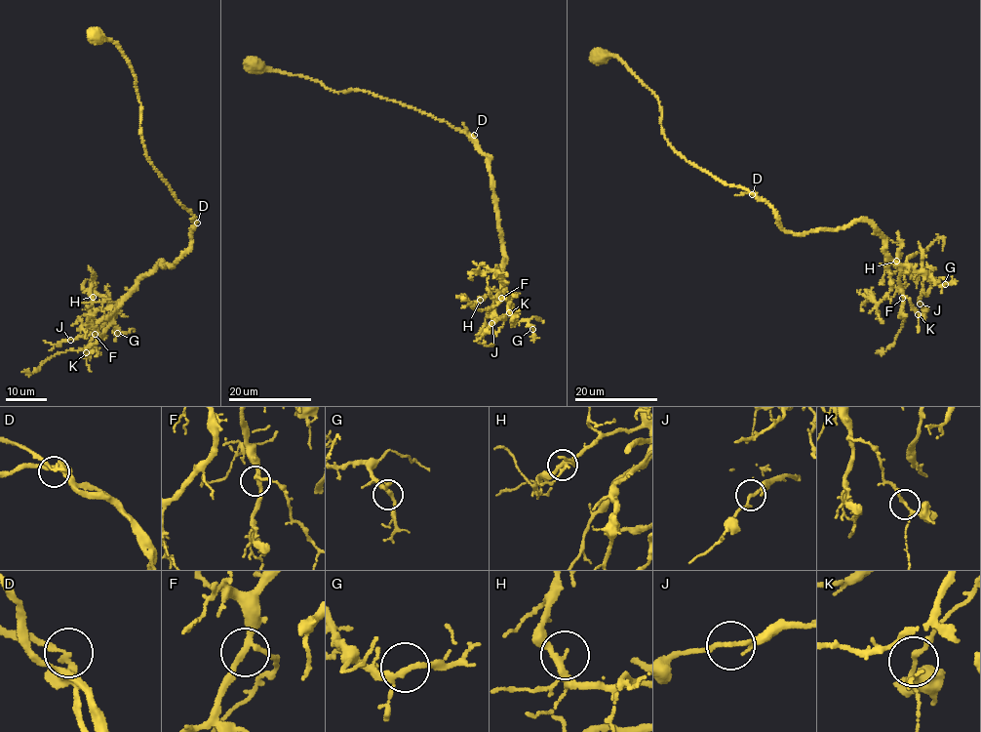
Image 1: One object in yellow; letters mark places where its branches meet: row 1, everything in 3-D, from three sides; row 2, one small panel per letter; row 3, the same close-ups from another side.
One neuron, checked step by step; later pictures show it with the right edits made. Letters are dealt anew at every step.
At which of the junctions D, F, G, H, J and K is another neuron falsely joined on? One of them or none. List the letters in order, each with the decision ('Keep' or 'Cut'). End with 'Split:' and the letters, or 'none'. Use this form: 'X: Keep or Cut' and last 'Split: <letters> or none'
D: Keep
F: Keep
G: Keep
H: Keep
J: Keep
K: Keep
Split: none

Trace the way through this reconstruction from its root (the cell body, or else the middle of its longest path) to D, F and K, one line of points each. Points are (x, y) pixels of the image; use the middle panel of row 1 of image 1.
D: (253, 64), (260, 68), (305, 76), (337, 93), (355, 89), (372, 93), (474, 136)
F: (253, 64), (305, 76), (337, 93), (372, 93), (472, 136), (490, 158), (505, 260), (501, 298)
K: (253, 64), (337, 93), (372, 93), (472, 136), (490, 158), (505, 260), (497, 297), (509, 312)

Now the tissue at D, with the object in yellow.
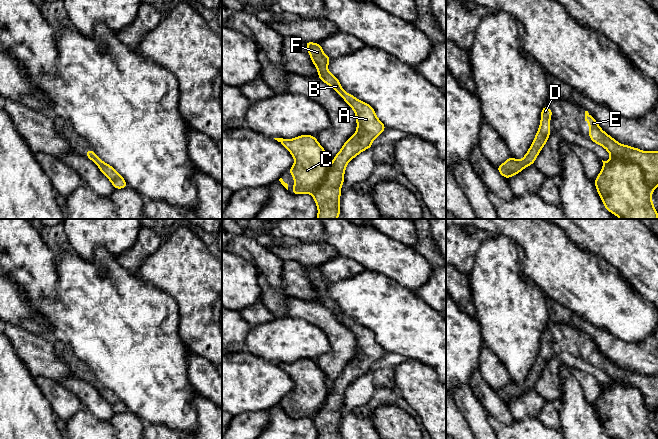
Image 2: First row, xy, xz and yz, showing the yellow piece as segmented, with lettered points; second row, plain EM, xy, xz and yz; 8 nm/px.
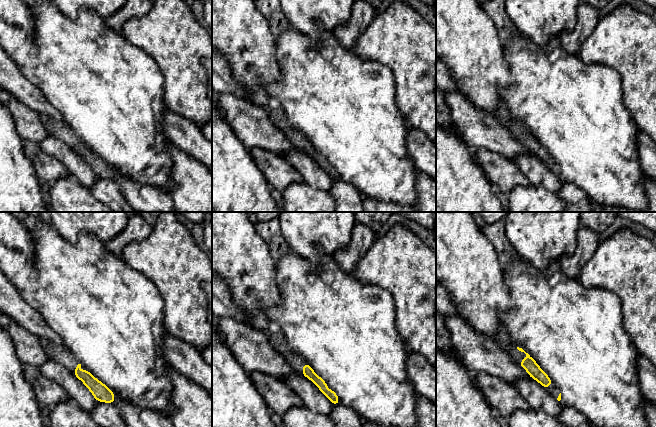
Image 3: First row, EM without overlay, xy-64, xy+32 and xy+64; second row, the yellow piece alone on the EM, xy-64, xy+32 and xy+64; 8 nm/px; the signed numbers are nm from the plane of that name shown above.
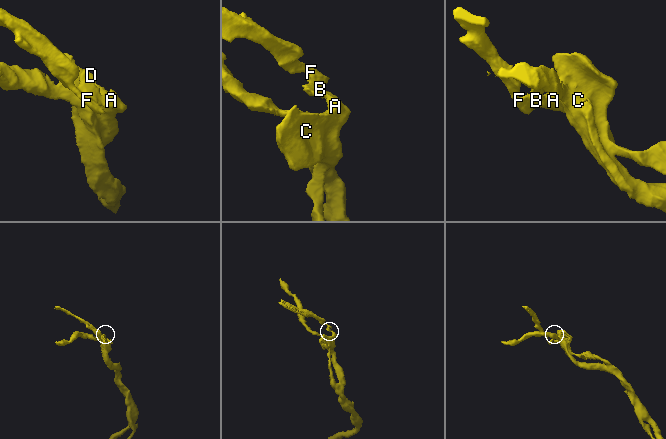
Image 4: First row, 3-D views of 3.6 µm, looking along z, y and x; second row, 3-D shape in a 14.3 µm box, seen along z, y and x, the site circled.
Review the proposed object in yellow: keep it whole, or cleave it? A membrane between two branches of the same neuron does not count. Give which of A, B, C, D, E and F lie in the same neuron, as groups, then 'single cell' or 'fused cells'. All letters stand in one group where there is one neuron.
A B C D E F; single cell

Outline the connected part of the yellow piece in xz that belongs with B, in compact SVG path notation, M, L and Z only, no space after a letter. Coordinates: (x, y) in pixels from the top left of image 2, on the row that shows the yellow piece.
M304 42L308 49L310 58L318 70L319 79L331 86L340 96L343 97L356 114L357 130L343 145L338 154L333 157L333 164L329 165L326 161L326 151L318 143L316 137L304 134L294 139L274 138L280 142L294 157L295 164L289 169L294 178L294 188L292 194L311 194L318 207L317 219L337 219L340 215L340 195L341 186L344 183L344 172L347 163L360 154L362 151L372 147L372 141L377 138L386 126L376 117L373 107L365 102L358 100L353 95L346 93L339 80L327 70L327 65L331 61L324 54L319 43Z

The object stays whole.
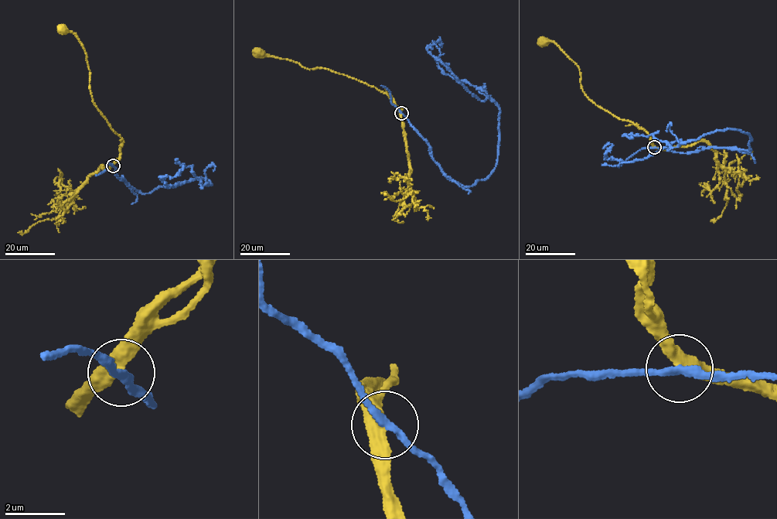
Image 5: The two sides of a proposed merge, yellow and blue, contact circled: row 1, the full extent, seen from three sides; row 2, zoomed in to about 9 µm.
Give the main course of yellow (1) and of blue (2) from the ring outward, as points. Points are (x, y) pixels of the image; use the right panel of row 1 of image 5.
1: (654, 147), (648, 133), (637, 125), (619, 119), (596, 105), (581, 87), (579, 66), (552, 41), (543, 42)
2: (654, 147), (746, 151), (752, 140), (736, 129), (717, 129), (627, 162), (605, 158), (611, 145), (601, 148)

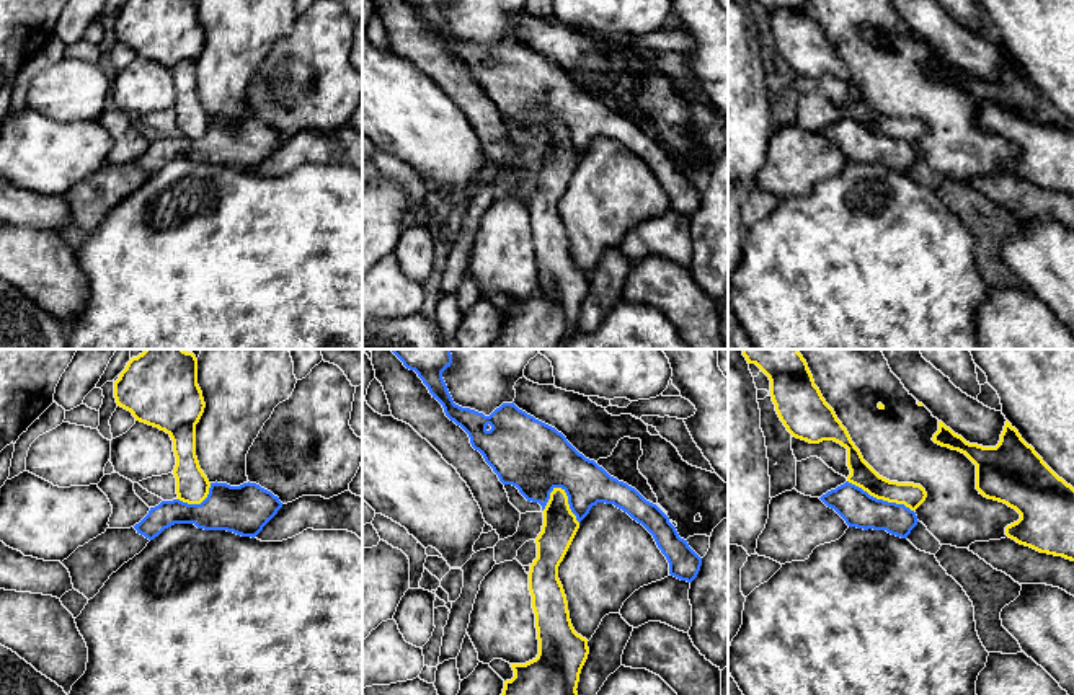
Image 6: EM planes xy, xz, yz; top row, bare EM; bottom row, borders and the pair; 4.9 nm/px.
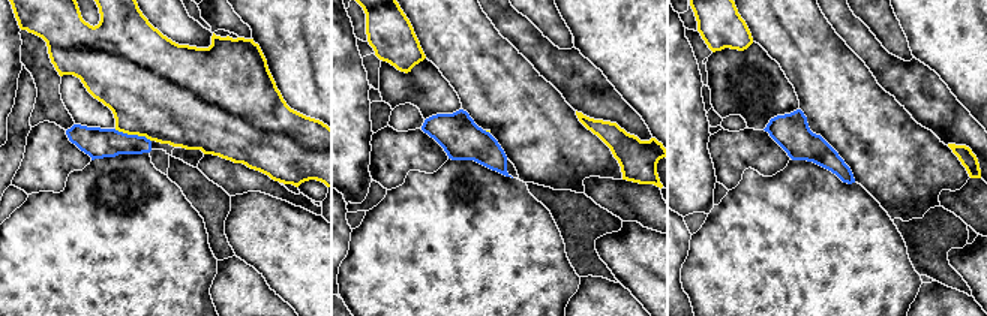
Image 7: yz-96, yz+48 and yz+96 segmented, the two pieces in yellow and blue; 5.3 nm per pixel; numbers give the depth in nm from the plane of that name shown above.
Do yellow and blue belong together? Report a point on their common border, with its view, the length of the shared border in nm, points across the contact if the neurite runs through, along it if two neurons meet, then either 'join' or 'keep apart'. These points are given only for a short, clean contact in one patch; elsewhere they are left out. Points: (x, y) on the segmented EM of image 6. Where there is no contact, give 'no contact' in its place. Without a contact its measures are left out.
xz (567, 503) | 220 nm | along xz (554, 486), (565, 493), (568, 508), (578, 522) | keep apart

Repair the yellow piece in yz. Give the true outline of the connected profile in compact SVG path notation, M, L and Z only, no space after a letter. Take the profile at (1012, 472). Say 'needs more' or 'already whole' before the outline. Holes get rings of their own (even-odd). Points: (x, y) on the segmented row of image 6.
already whole; M939 421L939 431L932 440L965 454L976 465L976 489L979 494L1004 502L1020 514L1017 522L1005 527L1009 538L1040 553L1074 561L1074 488L1043 462L1009 421L1005 421L996 447L970 444L942 421Z

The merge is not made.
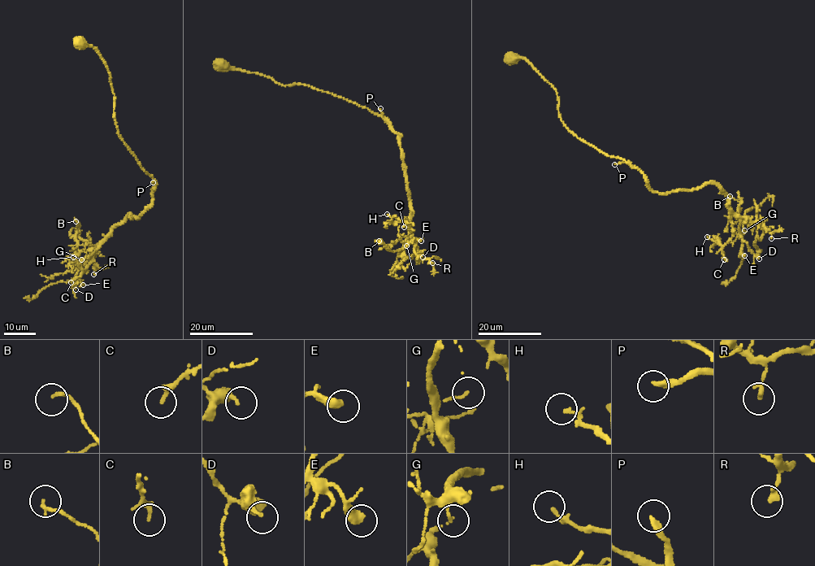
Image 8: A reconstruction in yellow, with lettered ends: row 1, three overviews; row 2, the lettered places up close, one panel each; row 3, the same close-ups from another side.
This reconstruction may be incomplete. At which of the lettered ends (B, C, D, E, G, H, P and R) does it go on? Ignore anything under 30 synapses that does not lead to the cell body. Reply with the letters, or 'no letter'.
P

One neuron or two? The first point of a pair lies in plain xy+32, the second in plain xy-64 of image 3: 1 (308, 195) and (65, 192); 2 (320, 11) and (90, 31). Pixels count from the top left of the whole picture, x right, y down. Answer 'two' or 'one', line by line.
1: one
2: two

